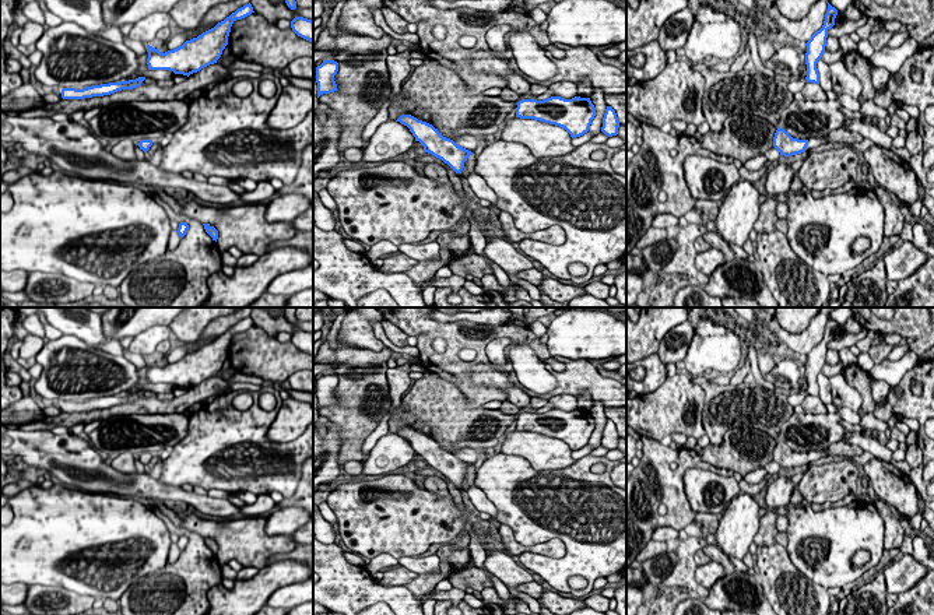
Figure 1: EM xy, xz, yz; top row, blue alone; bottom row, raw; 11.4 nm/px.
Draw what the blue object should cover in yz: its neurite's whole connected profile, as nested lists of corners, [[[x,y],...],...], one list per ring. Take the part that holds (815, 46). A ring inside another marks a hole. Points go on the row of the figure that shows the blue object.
[[[828,3],[824,25],[805,43],[807,82],[819,84],[818,60],[822,57],[826,46],[828,31],[835,25],[838,10]]]

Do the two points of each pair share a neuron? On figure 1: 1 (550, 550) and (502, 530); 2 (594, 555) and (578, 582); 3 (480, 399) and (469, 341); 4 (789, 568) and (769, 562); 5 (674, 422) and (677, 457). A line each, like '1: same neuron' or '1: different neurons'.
1: same neuron
2: different neurons
3: same neuron
4: same neuron
5: different neurons

